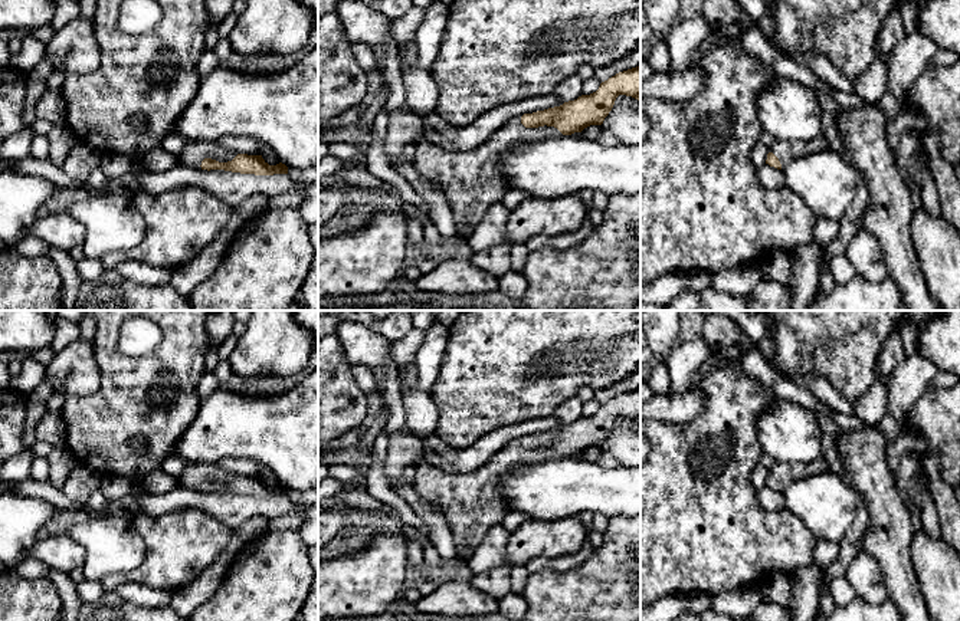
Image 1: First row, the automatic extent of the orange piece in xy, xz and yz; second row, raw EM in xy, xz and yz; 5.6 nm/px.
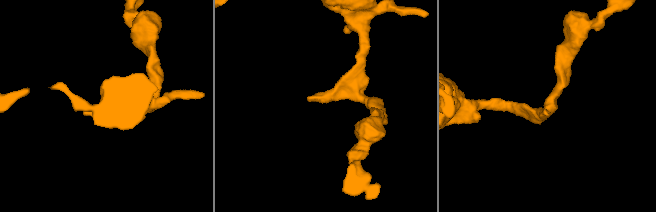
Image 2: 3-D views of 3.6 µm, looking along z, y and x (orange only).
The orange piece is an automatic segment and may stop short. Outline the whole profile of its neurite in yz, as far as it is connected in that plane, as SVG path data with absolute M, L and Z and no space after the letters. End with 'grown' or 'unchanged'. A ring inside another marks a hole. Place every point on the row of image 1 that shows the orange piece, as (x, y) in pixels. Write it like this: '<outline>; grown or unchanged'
M819 135L816 139L812 141L776 139L774 144L770 147L766 164L777 170L784 170L790 162L796 161L797 158L825 150L829 150L829 142L823 135Z; grown

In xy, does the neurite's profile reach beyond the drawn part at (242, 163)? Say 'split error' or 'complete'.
split error

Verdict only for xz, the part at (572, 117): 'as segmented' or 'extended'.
extended

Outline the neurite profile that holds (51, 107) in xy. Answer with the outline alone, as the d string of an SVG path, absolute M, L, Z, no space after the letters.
M47 91L40 96L35 108L35 118L45 119L50 125L66 124L66 106L60 92Z

